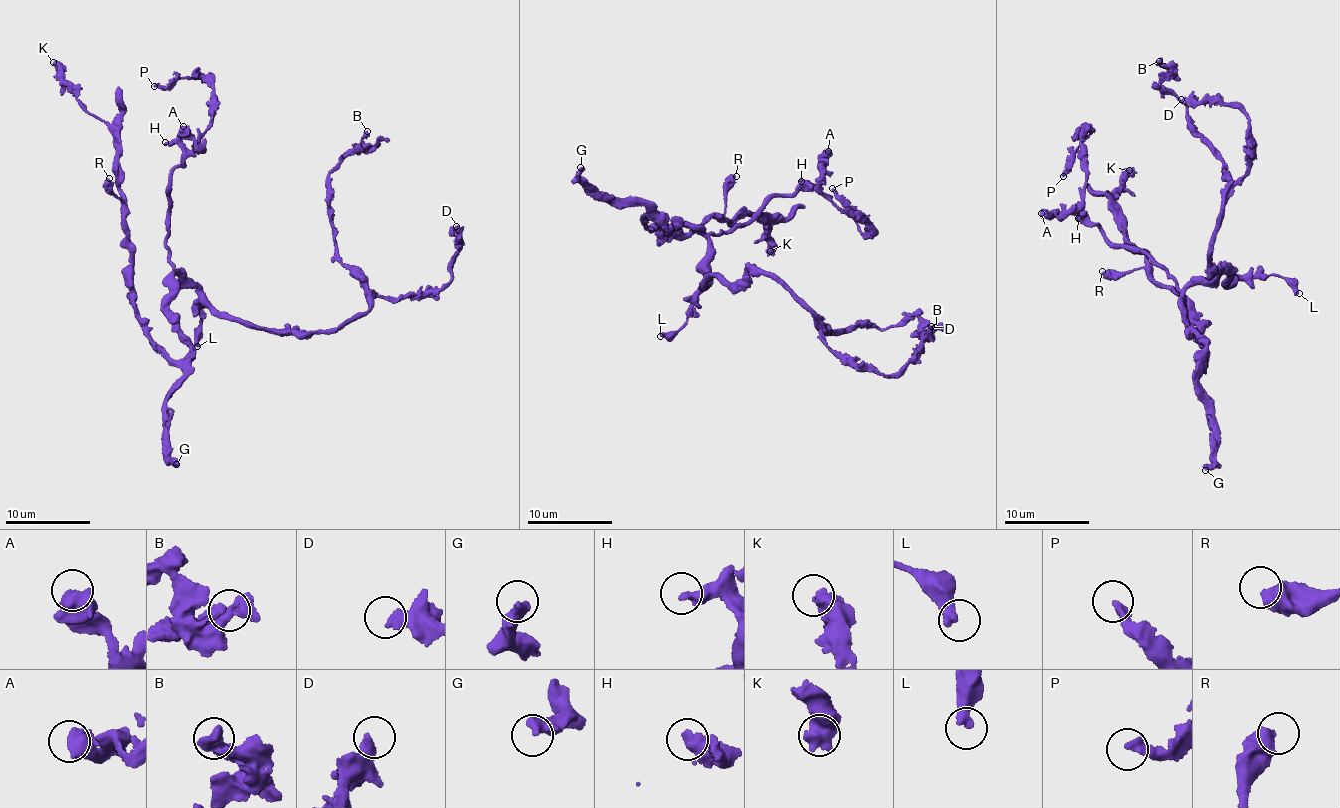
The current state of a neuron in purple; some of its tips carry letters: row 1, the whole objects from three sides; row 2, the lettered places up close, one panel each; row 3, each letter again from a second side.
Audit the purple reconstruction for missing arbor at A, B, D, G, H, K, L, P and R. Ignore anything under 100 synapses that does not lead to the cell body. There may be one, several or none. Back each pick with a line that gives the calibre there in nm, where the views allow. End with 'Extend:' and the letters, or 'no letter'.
Extend: no letter

